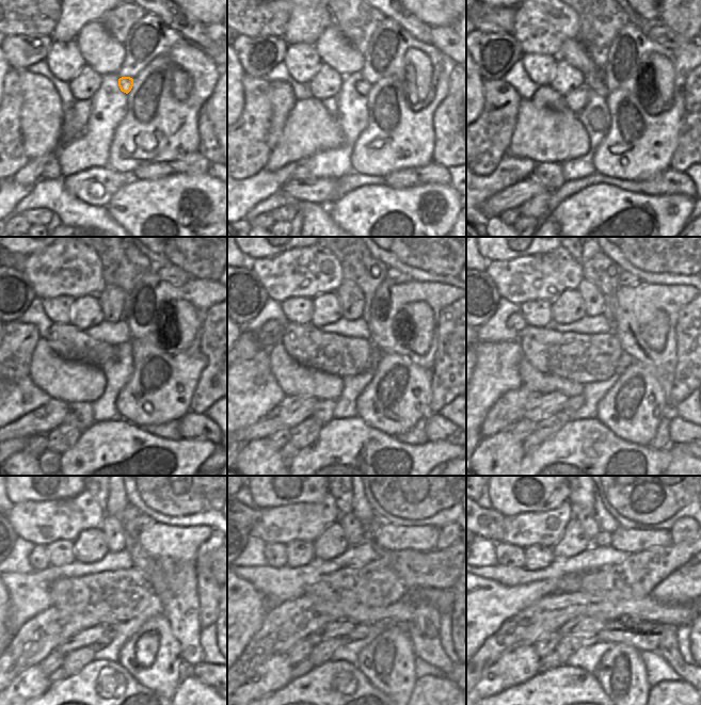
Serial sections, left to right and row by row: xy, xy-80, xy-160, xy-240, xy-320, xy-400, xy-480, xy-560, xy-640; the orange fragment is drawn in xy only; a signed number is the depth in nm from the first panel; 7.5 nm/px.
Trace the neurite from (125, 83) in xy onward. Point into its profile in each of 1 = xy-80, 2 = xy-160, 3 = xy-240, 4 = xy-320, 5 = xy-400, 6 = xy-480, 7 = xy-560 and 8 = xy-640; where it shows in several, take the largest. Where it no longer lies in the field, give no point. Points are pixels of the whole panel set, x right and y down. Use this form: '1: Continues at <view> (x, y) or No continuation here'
1: Continues at xy-80 (363, 87)
2: Continues at xy-160 (590, 80)
3: Continues at xy-240 (111, 299)
4: Continues at xy-320 (351, 299)
5: Continues at xy-400 (592, 300)
6: Continues at xy-480 (110, 527)
7: Continues at xy-560 (353, 528)
8: Continues at xy-640 (589, 525)

